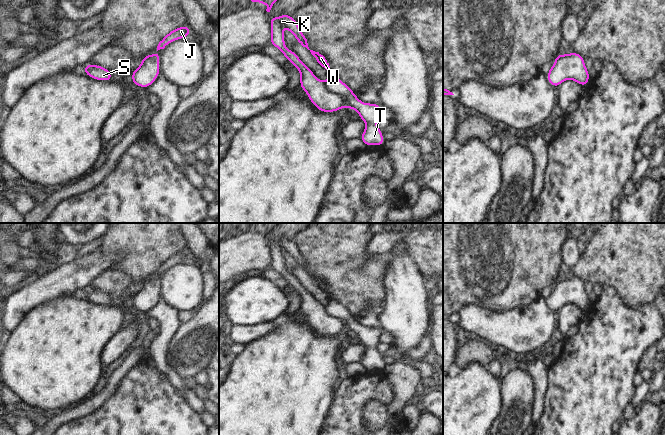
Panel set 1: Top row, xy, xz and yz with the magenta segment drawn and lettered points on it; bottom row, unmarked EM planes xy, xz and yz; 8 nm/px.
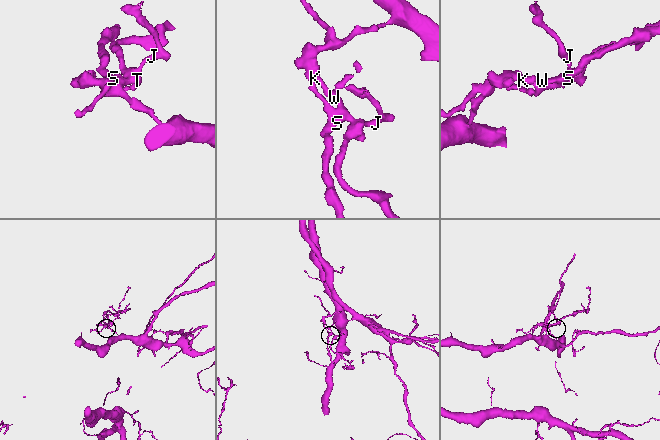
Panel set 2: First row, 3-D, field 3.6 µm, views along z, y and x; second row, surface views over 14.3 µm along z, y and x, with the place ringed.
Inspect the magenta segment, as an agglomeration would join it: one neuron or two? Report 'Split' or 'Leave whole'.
Leave whole

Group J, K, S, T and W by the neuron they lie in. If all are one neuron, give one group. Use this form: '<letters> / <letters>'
J K S T W

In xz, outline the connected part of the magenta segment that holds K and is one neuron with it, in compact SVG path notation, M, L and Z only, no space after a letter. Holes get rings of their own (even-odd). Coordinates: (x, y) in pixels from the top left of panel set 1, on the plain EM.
M281 238L278 243L270 240L270 249L270 268L281 274L284 281L299 294L301 298L300 311L307 317L315 331L322 336L335 336L343 331L355 333L359 336L359 343L367 347L360 363L366 370L382 370L385 364L382 355L376 350L381 328L362 327L348 309L332 298L329 287L323 278L309 273L307 263L293 240ZM282 249L285 249L296 261L297 267L306 271L315 281L317 287L328 295L329 302L325 307L313 298L296 277L285 270Z

